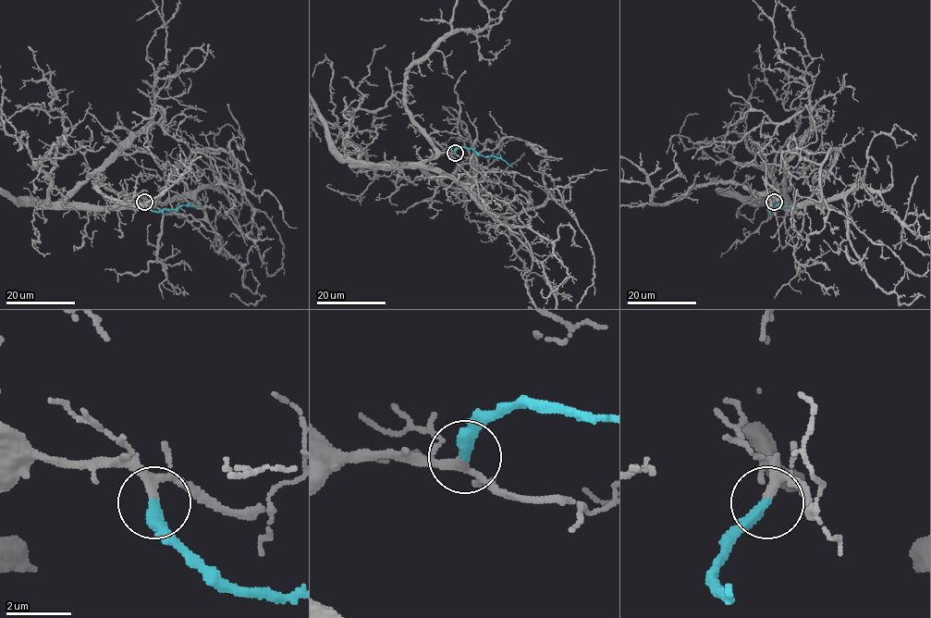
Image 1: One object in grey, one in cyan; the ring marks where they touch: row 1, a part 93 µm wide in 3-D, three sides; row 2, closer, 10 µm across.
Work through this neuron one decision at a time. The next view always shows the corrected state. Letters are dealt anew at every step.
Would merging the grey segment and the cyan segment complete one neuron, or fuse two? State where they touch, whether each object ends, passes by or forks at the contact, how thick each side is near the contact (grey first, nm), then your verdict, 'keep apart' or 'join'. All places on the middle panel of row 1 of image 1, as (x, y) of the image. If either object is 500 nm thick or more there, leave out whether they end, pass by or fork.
(455, 153) | grey forks | cyan ends | 190/360 nm | join

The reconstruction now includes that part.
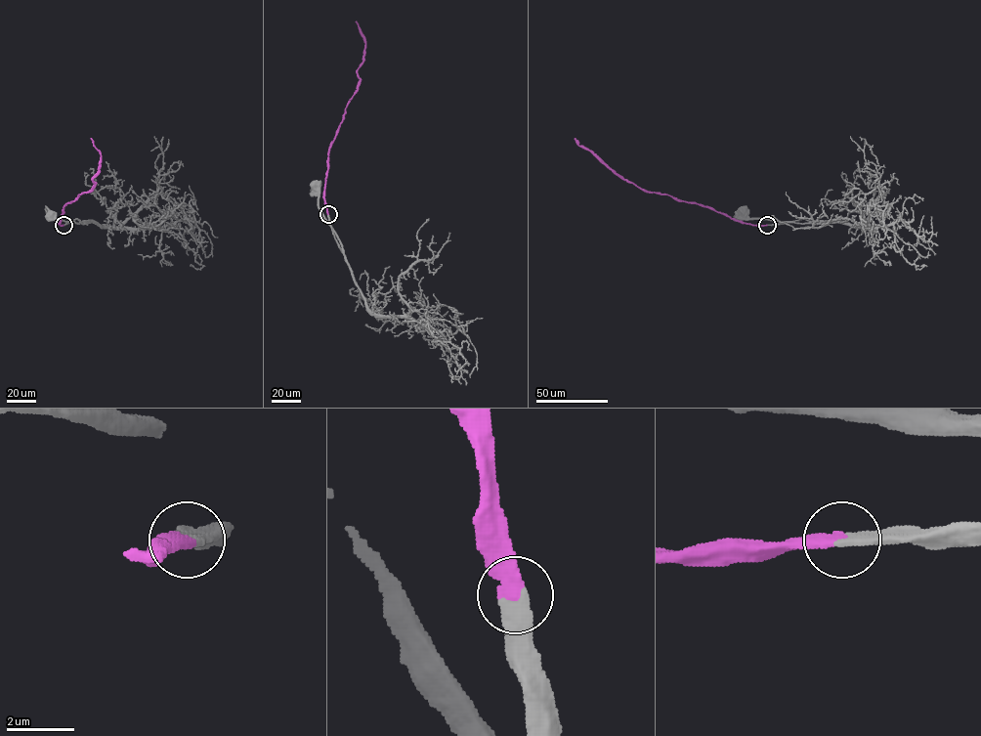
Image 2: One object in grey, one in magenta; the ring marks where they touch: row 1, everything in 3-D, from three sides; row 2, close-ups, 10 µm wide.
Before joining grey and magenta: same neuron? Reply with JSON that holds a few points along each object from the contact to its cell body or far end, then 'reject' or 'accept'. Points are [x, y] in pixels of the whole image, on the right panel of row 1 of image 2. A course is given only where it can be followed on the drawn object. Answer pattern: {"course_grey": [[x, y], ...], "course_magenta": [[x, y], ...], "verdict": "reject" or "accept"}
{"course_grey": [[768, 225], [803, 219], [814, 222], [739, 216]], "course_magenta": [[767, 225], [742, 223], [696, 203], [645, 191], [623, 180], [597, 155], [579, 147], [575, 138]], "verdict": "accept"}

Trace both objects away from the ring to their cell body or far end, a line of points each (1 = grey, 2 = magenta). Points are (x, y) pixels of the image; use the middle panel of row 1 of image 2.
1: (328, 215), (334, 238), (346, 261), (341, 241), (319, 208), (319, 193), (313, 188), (316, 186)
2: (328, 214), (324, 197), (328, 151), (357, 90), (357, 70), (364, 54), (365, 41), (356, 21)

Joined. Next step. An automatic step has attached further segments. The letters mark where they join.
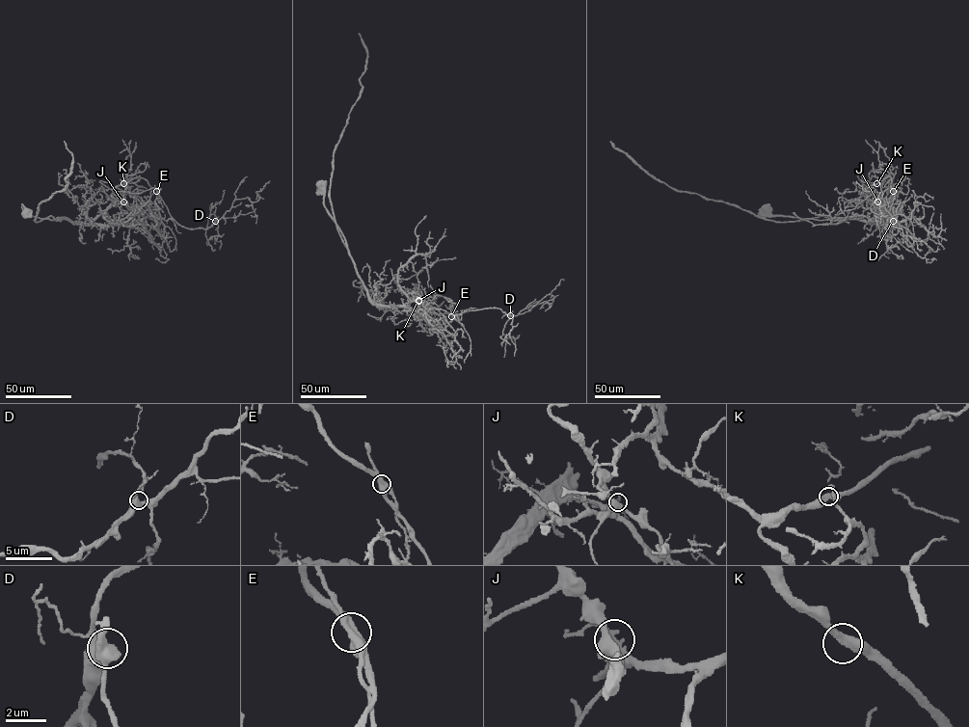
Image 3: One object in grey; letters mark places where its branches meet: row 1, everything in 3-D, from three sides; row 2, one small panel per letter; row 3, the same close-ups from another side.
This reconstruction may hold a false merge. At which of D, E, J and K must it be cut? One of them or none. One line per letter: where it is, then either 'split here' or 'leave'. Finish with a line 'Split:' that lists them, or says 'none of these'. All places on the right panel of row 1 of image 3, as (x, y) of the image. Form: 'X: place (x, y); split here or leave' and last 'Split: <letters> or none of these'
D: place (893, 221); leave
E: place (893, 191); split here
J: place (877, 201); leave
K: place (876, 183); leave
Split: E

